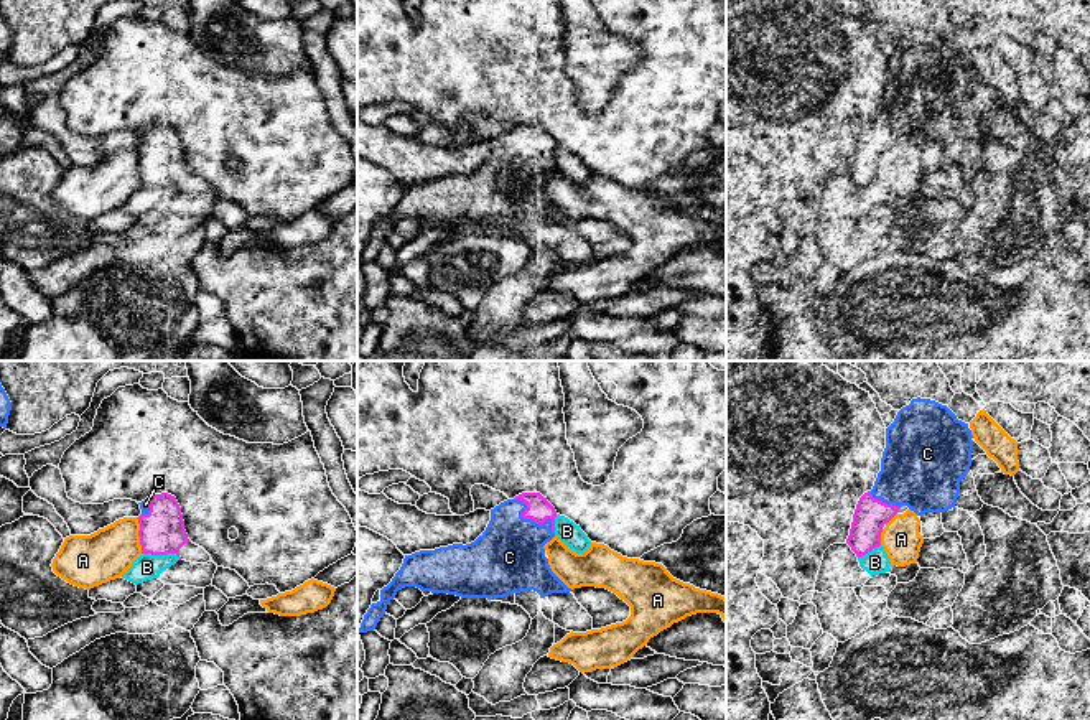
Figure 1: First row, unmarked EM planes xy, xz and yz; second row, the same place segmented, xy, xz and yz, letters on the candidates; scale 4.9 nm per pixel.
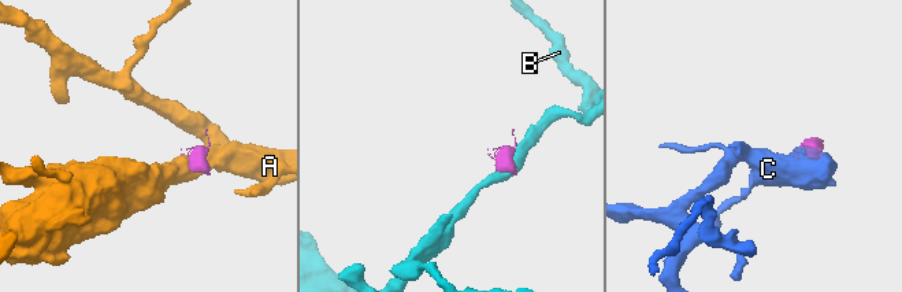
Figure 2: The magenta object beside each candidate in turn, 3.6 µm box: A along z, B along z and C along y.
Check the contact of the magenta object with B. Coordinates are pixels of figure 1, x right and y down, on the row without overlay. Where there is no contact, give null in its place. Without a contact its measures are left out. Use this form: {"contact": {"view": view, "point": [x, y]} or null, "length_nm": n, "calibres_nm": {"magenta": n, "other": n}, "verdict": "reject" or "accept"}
{"contact": {"view": "xy", "point": [162, 185]}, "length_nm": 190, "calibres_nm": {"magenta": 220, "other": 130}, "verdict": "reject"}

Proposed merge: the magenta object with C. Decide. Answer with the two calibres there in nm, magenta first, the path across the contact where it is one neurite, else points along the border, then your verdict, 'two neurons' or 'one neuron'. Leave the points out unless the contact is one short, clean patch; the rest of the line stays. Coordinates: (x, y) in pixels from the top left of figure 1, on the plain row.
calibres 120 and 340 nm; one neuron

